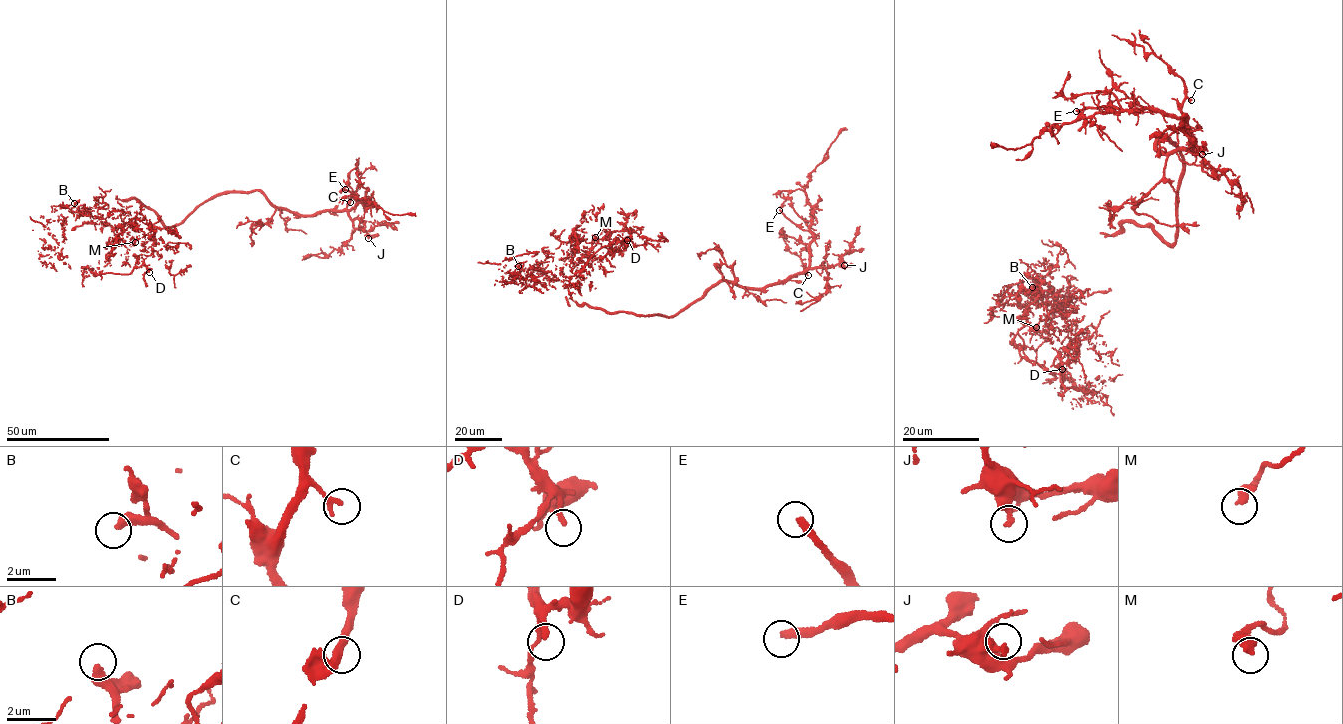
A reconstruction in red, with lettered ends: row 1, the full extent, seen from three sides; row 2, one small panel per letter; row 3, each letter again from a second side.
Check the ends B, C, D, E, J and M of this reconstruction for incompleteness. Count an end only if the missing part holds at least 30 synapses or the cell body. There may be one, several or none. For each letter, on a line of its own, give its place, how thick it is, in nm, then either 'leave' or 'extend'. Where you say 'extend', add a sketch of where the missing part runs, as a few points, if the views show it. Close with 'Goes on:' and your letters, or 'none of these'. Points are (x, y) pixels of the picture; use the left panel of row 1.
B: (74, 203) | 400 nm | leave
C: (350, 202) | 200 nm | leave
D: (149, 272) | 200 nm | extend | (149, 272), (151, 285), (162, 303), (165, 320), (163, 332), (167, 329)
E: (345, 189) | 320 nm | extend | (345, 189), (335, 185), (316, 189), (303, 178)
J: (368, 238) | 240 nm | leave
M: (135, 242) | 400 nm | leave
Goes on: D, E

